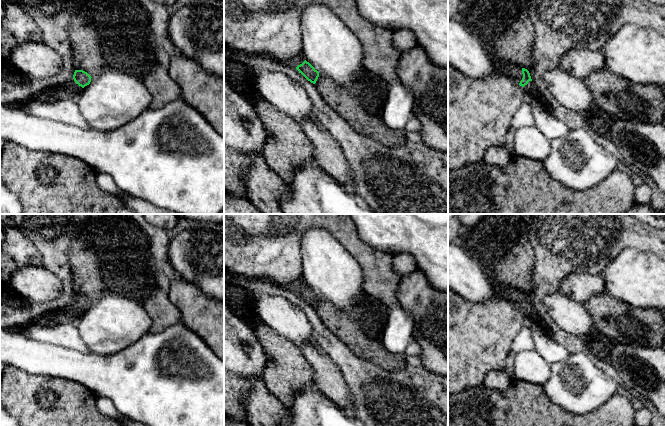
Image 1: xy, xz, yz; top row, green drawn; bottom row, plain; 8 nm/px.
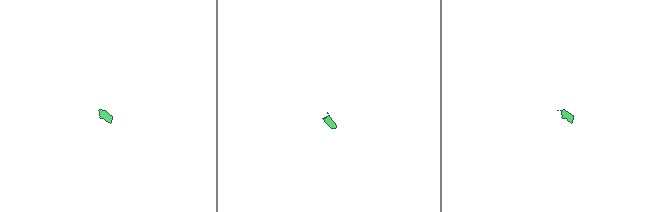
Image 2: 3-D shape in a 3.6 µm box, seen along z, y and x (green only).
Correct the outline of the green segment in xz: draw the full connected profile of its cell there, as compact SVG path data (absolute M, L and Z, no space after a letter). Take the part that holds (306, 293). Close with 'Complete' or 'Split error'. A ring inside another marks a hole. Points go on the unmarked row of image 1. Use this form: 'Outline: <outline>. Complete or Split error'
Outline: M302 277L289 283L287 285L287 288L291 291L296 292L299 297L301 297L311 307L316 307L319 301L319 296L305 284Z. Split error

